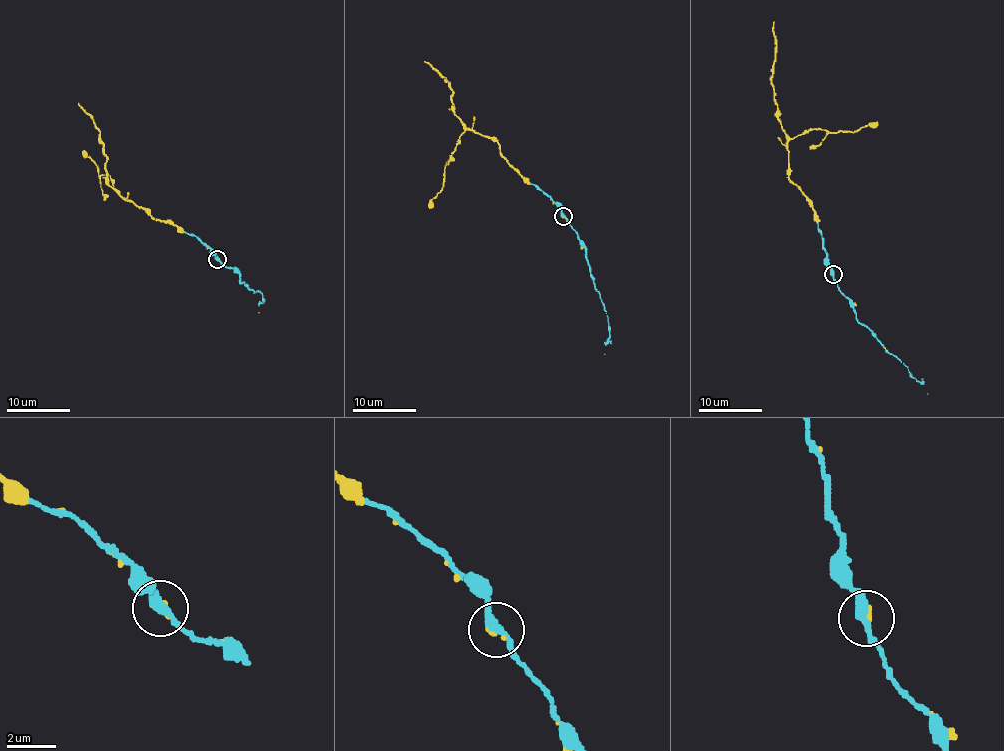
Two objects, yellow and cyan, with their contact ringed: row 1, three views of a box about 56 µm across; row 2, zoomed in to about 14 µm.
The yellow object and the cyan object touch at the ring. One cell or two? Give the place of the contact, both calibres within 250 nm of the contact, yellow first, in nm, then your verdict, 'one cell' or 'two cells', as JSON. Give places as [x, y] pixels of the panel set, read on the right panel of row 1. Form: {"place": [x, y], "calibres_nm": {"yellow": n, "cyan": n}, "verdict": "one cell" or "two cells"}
{"place": [833, 274], "calibres_nm": {"yellow": 180, "cyan": 320}, "verdict": "one cell"}

